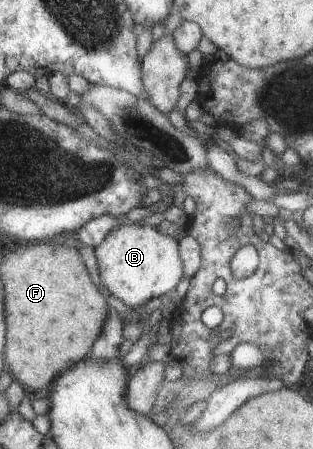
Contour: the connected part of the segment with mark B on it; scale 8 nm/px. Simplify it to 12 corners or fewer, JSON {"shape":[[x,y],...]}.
{"shape":[[153,220],[98,245],[101,279],[132,308],[182,281],[178,241]]}

